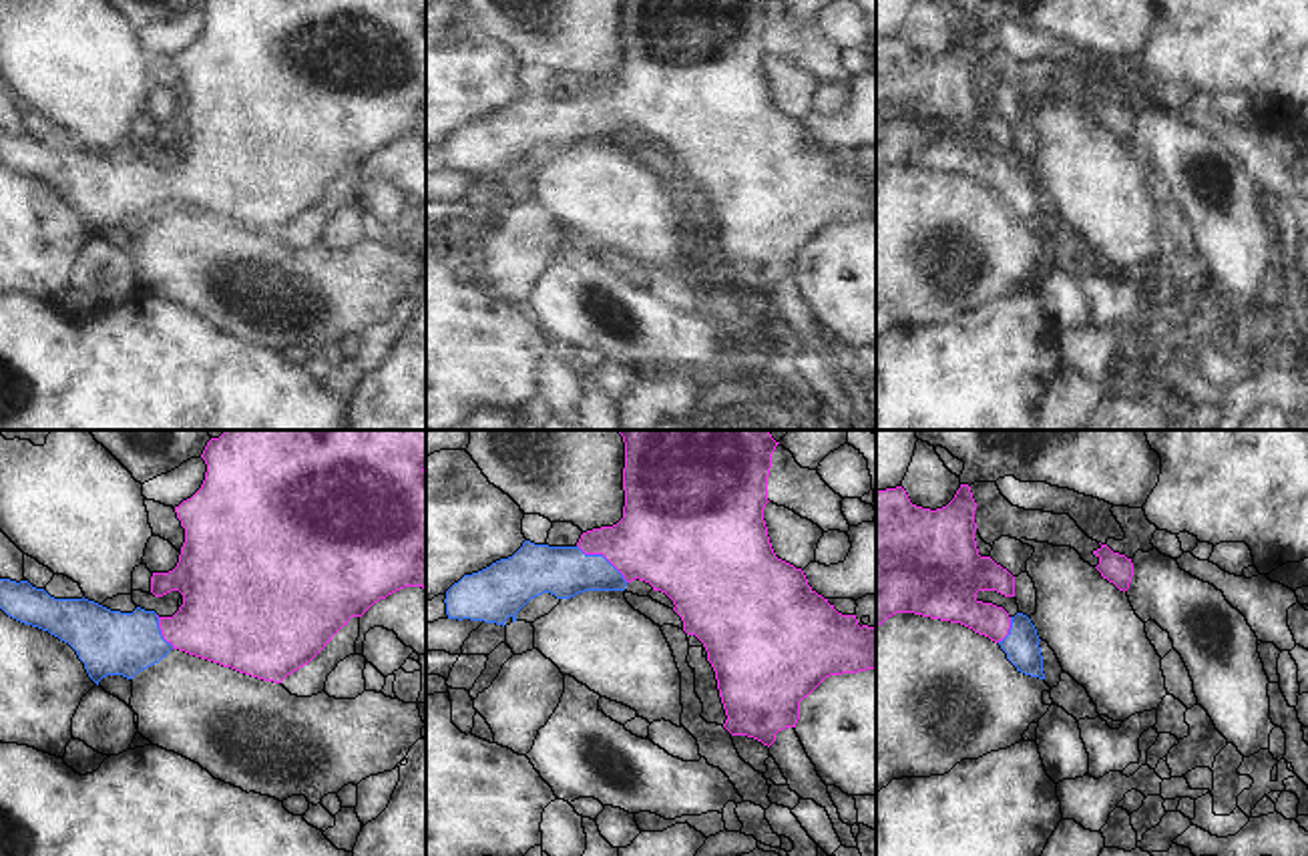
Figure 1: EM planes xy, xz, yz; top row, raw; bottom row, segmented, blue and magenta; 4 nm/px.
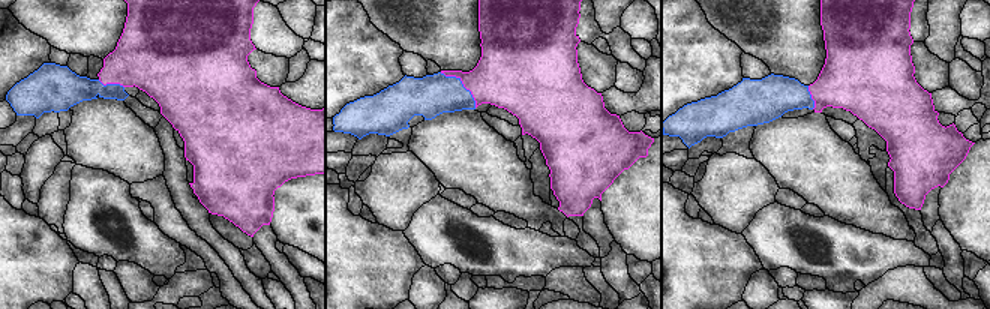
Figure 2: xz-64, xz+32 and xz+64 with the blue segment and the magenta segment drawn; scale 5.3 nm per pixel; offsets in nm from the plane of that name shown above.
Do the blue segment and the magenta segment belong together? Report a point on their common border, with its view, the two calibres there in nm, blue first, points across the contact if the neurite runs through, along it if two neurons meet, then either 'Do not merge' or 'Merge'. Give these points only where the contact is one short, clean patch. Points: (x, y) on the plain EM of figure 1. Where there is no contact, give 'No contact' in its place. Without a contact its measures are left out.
Touches blue at xz (603, 107). Thickness 200 nm (blue) against 360 nm. Path across: xz (563, 121), (589, 117), (603, 107), (662, 89). Merge

